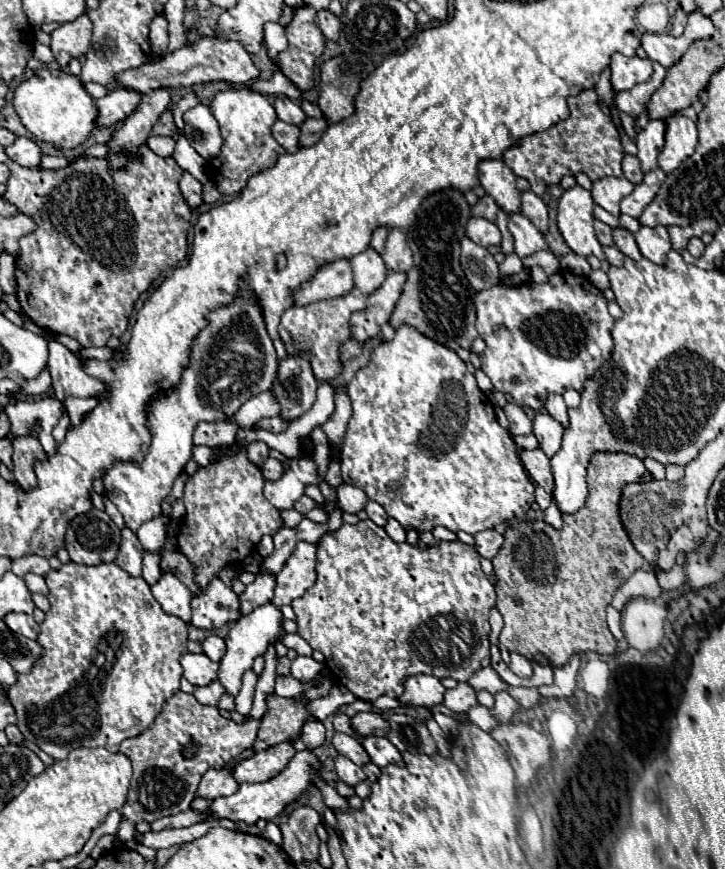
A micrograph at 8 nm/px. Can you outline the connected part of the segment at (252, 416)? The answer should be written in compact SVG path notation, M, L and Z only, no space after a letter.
M265 391L243 403L241 409L233 417L229 417L229 423L237 423L239 427L253 427L253 423L257 423L259 419L275 415L279 415L279 405L273 399L273 393Z

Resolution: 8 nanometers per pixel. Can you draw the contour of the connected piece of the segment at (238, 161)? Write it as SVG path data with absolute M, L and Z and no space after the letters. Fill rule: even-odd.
M239 85L231 91L217 93L209 101L209 109L219 123L221 137L223 137L219 157L211 159L213 181L223 195L233 195L245 187L249 177L273 167L277 163L277 157L285 153L285 149L271 135L271 125L275 123L277 115L265 95L245 85Z

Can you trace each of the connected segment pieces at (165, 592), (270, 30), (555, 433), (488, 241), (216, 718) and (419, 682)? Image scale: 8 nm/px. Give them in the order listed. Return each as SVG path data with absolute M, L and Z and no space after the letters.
M173 569L161 571L159 581L151 589L153 589L153 597L161 603L165 613L177 615L183 621L191 621L191 597L193 597L193 593L175 575Z
M267 23L265 25L265 45L269 51L269 57L275 61L275 55L287 47L285 31L279 23Z
M537 411L533 419L533 433L537 435L539 447L545 451L547 457L553 457L561 447L563 427L555 421L547 411Z
M471 217L465 233L471 241L475 241L481 247L489 247L489 245L499 245L501 243L501 233L497 229L497 225L493 221L481 219L481 217Z
M183 691L173 693L151 727L121 743L121 753L133 765L127 803L137 811L137 817L147 823L187 811L205 771L223 767L227 759L251 747L259 727L259 719L249 717L245 723L237 725L235 721L221 717L217 707L201 705L193 695Z
M413 675L405 681L405 691L399 697L405 705L421 705L421 707L435 707L443 703L445 687L433 675Z

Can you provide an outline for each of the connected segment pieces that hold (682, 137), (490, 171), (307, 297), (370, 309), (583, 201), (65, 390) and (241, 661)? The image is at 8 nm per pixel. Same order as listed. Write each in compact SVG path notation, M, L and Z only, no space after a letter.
M677 113L665 121L665 145L659 153L659 167L665 173L677 169L697 147L697 127L693 119Z
M485 159L479 163L479 181L483 189L497 201L497 205L507 211L519 211L519 191L515 187L513 171L501 159Z
M339 259L317 267L311 279L303 281L299 289L291 293L295 305L307 305L313 301L345 295L353 289L353 273L347 259Z
M389 273L383 285L367 297L367 307L351 315L349 327L353 341L365 343L367 339L379 335L381 323L389 321L393 313L403 283L405 283L405 273Z
M579 185L567 189L557 203L557 227L565 245L573 253L581 257L595 255L597 259L605 259L601 243L593 231L593 207L595 203L587 189Z
M55 339L49 341L47 369L53 377L53 389L59 401L63 401L69 395L89 397L101 395L105 391L105 385L97 377L85 373L83 361Z
M267 603L267 605L261 605L257 607L253 613L237 619L233 625L231 625L231 631L229 635L225 637L225 643L227 643L227 653L225 657L219 661L219 671L217 671L217 681L225 687L225 693L235 697L241 689L241 675L243 671L247 671L251 665L253 665L253 659L257 655L263 655L265 649L267 649L267 643L269 641L275 641L281 633L281 611Z

